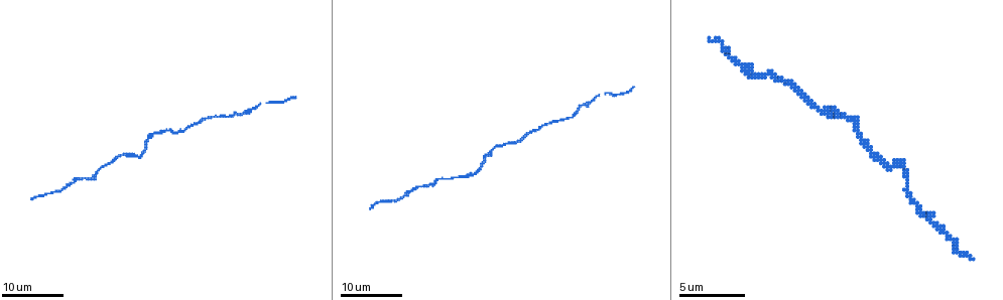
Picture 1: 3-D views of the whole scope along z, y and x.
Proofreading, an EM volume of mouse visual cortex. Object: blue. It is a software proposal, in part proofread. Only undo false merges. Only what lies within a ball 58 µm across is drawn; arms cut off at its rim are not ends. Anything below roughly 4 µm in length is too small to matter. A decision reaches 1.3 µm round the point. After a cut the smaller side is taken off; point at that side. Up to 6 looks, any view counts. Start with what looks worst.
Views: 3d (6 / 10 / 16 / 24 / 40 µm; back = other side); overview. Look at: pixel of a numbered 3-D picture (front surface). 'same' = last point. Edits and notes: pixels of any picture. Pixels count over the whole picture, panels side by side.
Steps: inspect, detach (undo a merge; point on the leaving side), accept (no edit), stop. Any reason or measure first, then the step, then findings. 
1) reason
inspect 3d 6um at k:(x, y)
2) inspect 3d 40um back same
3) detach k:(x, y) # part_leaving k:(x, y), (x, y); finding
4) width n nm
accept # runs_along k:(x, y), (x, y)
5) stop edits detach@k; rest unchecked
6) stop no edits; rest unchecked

inspect 3d 24um at 1:(843, 116)

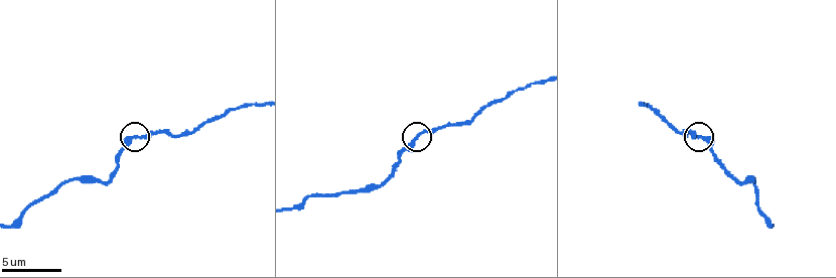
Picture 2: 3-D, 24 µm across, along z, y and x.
inspect 3d 10um at 2:(417, 136)

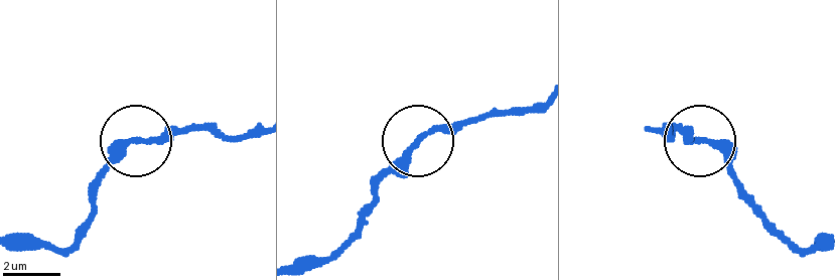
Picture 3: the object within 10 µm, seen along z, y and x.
side_arm 30 um
accept # runs_along 3:(139, 138), (219, 128); all the same neuron

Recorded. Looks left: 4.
a narrow waist
inspect 3d 24um at 1:(73, 182)

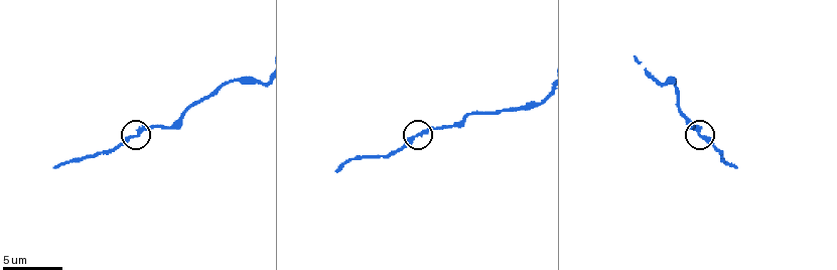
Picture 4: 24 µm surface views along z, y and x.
inspect 3d 6um at 4:(419, 134)

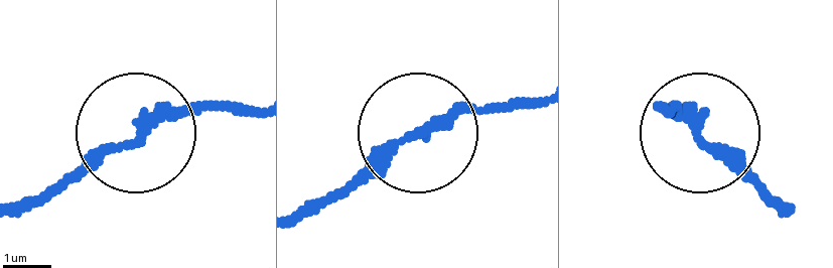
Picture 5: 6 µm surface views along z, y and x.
accept # runs_along 5:(663, 106), (779, 210); all the same neuron

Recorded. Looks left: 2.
calibre changes
inspect 3d 24um at 1:(595, 100)

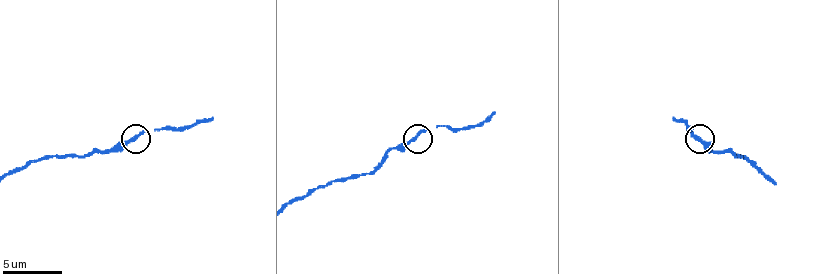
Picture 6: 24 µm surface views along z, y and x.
zoom in
inspect 3d 6um at 6:(416, 138)

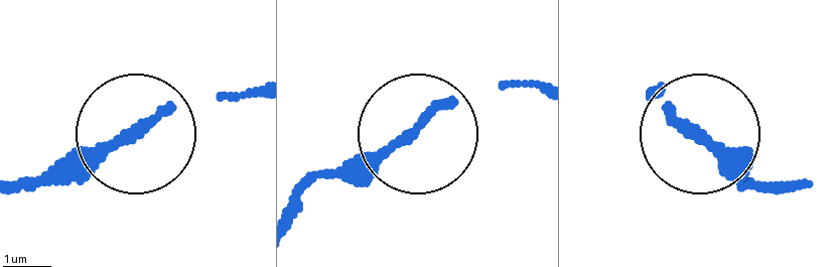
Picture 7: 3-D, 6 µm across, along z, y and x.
accept # runs_along 7:(17, 181), (89, 165), (161, 110), (230, 98); all the same neuron

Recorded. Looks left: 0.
stop no edits; rest unchecked

